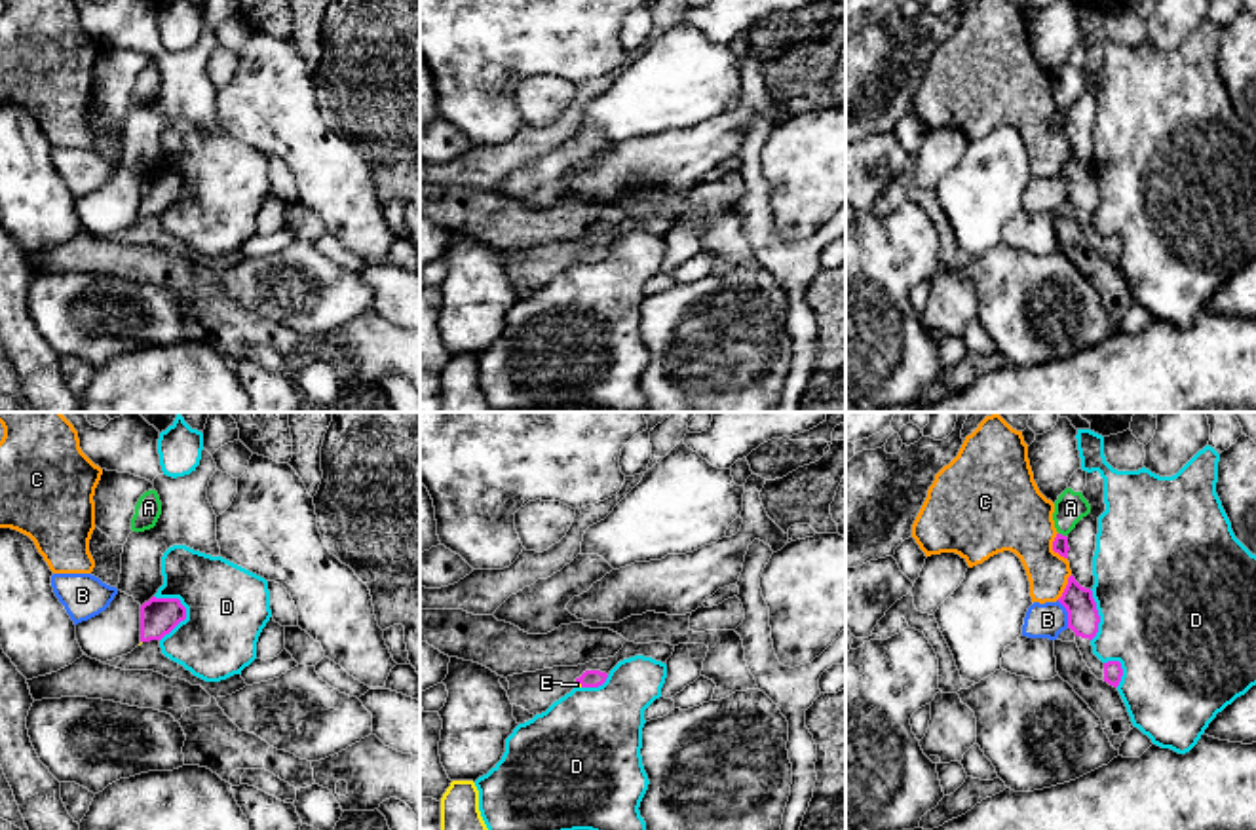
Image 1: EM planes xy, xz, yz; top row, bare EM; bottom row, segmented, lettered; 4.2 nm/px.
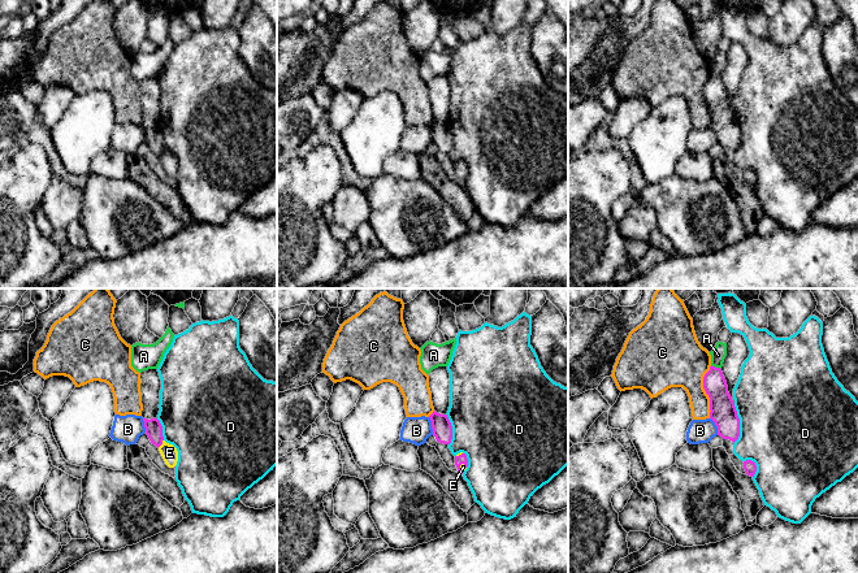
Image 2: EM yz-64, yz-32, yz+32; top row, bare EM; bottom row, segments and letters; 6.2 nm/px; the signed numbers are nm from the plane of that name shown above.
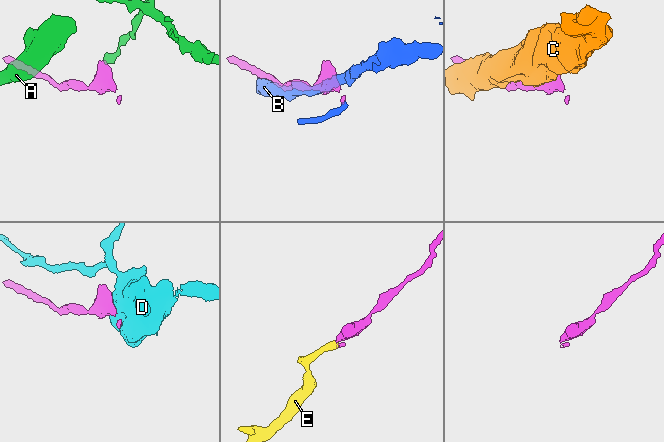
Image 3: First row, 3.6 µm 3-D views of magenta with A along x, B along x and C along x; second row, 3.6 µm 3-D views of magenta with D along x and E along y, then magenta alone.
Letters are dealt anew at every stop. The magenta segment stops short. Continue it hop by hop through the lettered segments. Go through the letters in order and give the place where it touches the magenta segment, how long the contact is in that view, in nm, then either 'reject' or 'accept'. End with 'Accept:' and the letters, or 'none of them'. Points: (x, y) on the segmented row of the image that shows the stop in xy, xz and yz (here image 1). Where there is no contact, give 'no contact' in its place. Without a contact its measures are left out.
A: contact yz (1061, 534); length 40 nm; reject
B: contact yz (1068, 614); length 130 nm; reject
C: contact yz (1053, 547); length 130 nm; reject
D: contact xy (183, 620); length 200 nm; reject
E: contact xz (580, 682); length 40 nm; accept
Accept: E

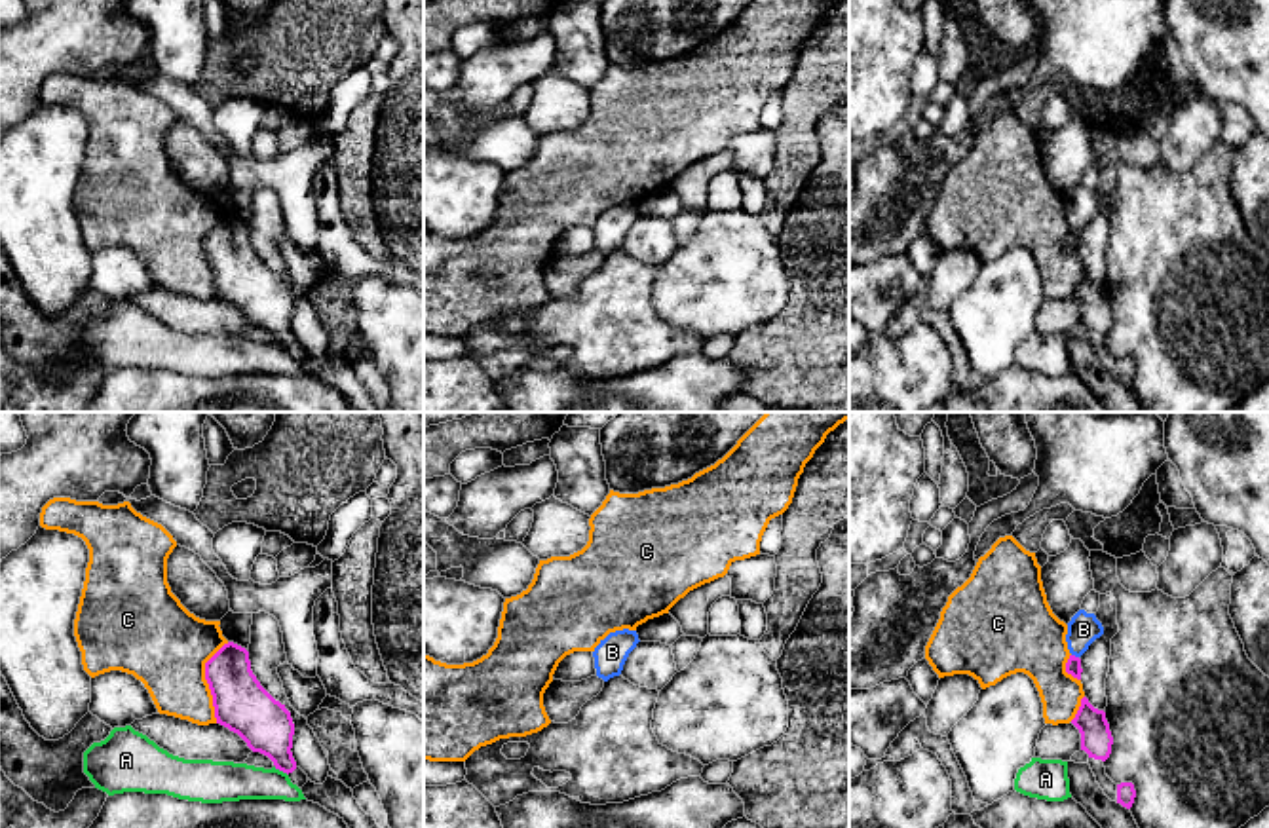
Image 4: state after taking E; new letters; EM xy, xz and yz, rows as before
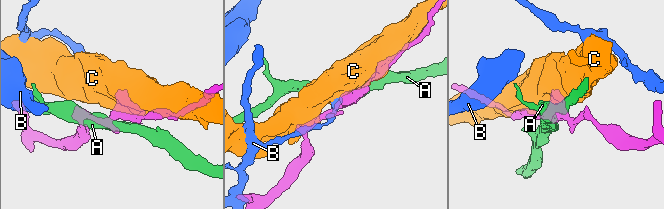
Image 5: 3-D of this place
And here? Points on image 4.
A: contact xy (282, 770); length 70 nm; reject
B: contact yz (1074, 656); length 40 nm; reject
C: contact xy (208, 682); length 340 nm; reject
Accept: none of them

